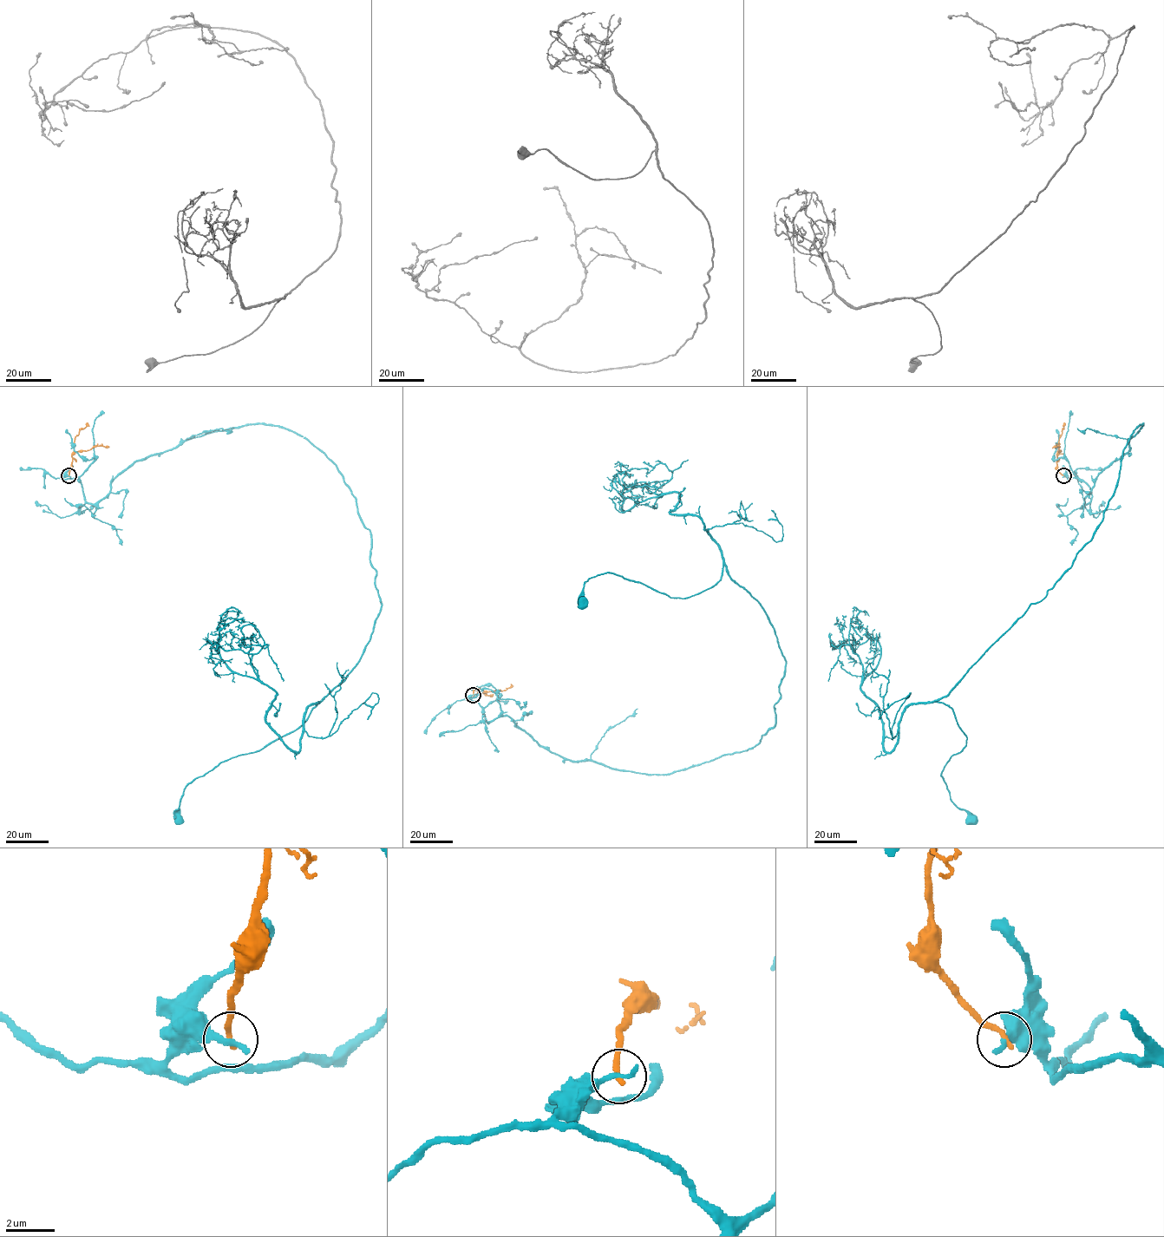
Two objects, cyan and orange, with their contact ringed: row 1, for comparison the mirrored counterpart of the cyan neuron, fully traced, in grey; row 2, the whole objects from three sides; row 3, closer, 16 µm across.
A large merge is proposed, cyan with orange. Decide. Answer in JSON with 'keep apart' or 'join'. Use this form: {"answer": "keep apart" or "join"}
{"answer": "keep apart"}

